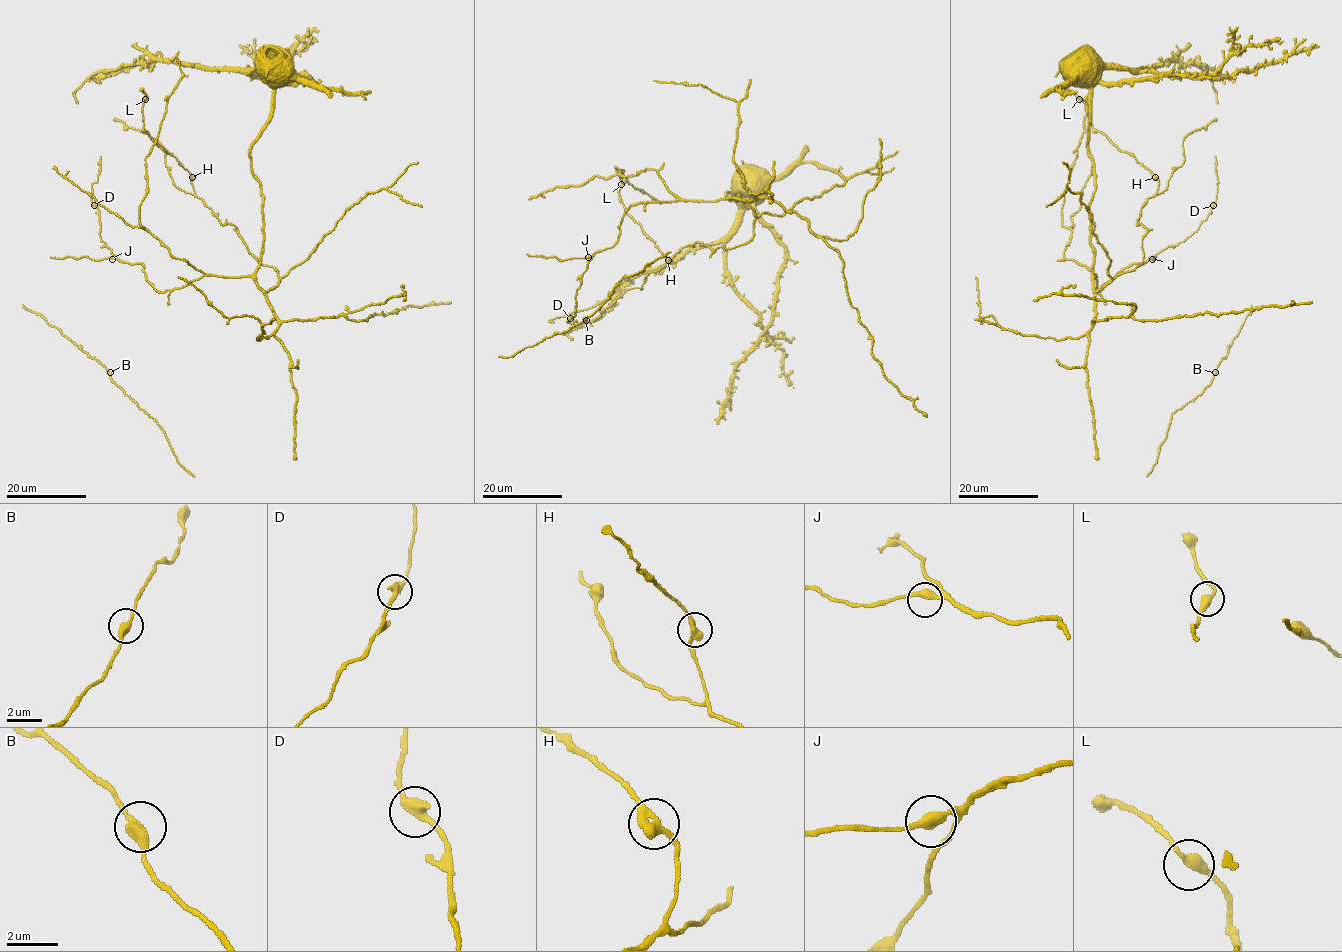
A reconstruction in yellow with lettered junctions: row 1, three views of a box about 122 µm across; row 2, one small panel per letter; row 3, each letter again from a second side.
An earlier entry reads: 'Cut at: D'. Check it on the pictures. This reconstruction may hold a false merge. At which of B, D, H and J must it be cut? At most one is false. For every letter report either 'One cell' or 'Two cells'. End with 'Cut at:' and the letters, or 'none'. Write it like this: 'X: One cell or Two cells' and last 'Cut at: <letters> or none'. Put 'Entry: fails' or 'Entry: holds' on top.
Entry: fails
B: One cell
D: One cell
H: One cell
J: One cell
Cut at: none

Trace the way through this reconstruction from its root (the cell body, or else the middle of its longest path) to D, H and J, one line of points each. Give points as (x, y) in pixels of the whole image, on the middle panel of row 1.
D: (745, 176), (749, 194), (725, 194), (736, 200), (738, 194), (631, 204), (618, 240), (589, 262), (570, 318)
H: (745, 176), (749, 194), (725, 195), (753, 210), (753, 237), (714, 251), (695, 242), (667, 260)
J: (745, 176), (749, 194), (725, 194), (736, 200), (738, 194), (631, 204), (618, 240), (588, 257)

